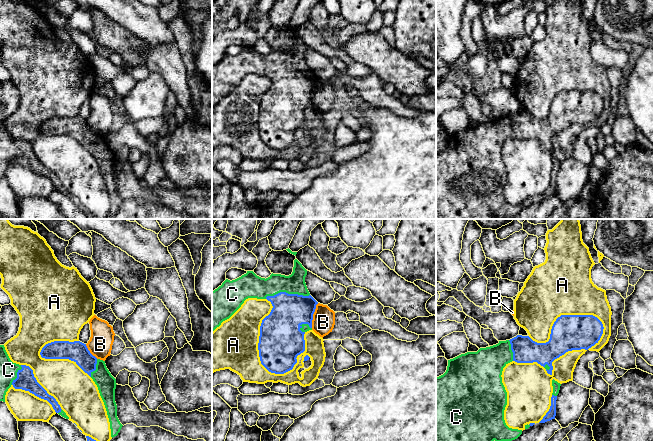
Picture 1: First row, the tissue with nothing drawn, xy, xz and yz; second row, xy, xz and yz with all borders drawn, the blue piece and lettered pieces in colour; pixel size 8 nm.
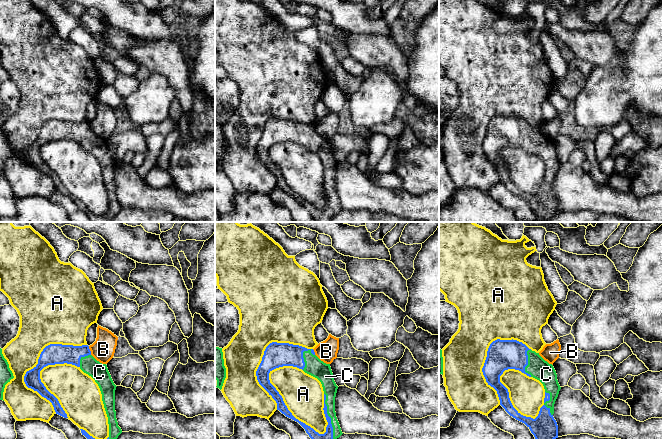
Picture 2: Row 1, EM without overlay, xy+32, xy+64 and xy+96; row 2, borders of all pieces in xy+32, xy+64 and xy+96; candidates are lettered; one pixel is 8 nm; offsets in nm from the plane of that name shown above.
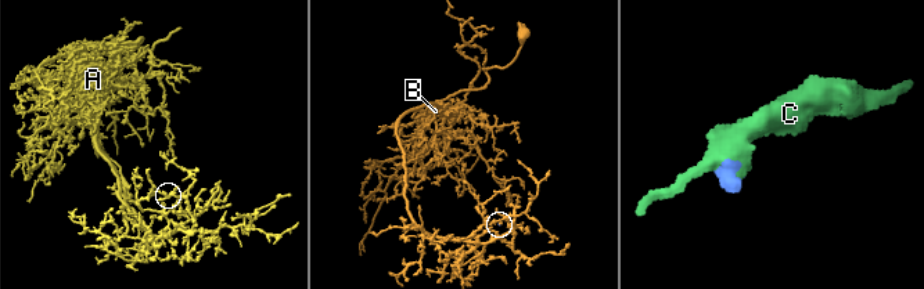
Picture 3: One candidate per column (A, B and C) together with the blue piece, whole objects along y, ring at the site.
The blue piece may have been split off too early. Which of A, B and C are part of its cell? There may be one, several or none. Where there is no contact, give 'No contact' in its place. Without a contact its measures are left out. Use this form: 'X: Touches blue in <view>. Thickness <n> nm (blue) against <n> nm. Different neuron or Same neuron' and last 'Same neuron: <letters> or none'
A: Touches blue in yz. Thickness 280 nm (blue) against 70 nm. Different neuron
B: Touches blue in xz. Thickness 280 nm (blue) against 180 nm. Different neuron
C: Touches blue in xz. Thickness 280 nm (blue) against 170 nm. Same neuron
Same neuron: C

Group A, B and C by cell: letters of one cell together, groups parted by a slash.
A / B / C

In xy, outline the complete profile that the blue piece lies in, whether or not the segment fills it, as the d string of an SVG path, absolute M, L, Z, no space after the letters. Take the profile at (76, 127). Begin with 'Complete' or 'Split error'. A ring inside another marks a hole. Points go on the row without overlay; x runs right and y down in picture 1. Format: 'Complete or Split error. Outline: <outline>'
Split error. Outline: M54 117L48 119L42 124L40 131L45 135L69 135L74 137L93 155L107 187L111 213L117 212L123 202L117 193L117 181L115 178L117 160L116 155L107 145L105 137L93 132L86 120L80 117Z

